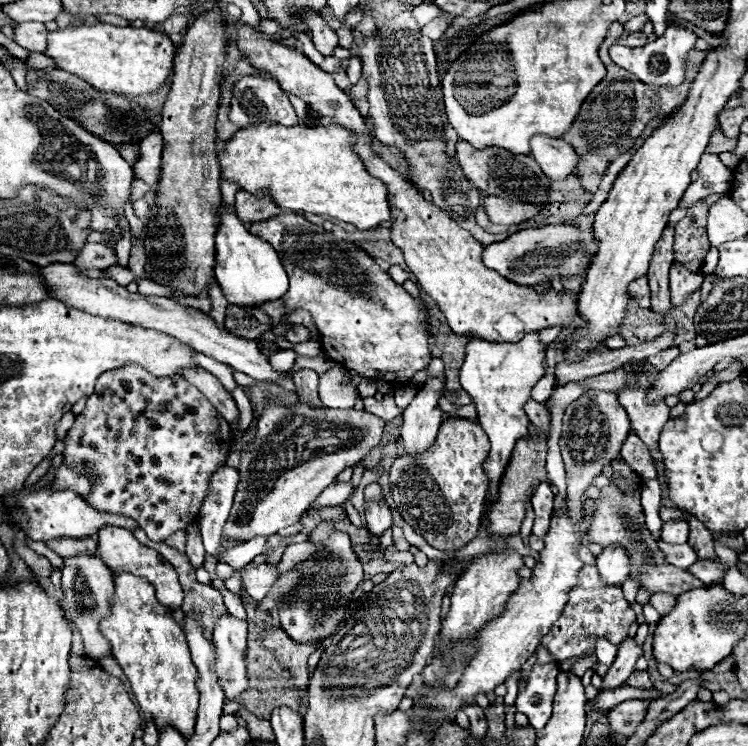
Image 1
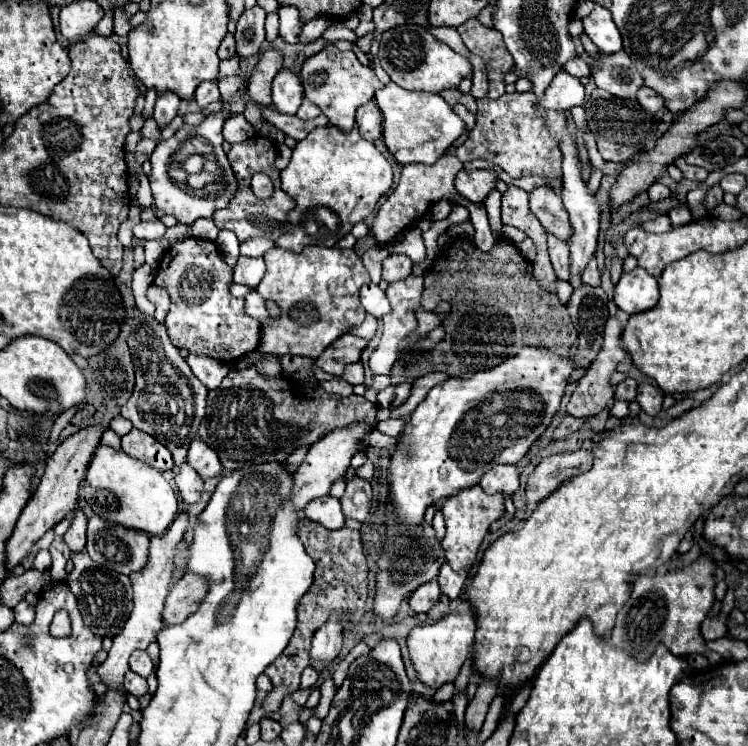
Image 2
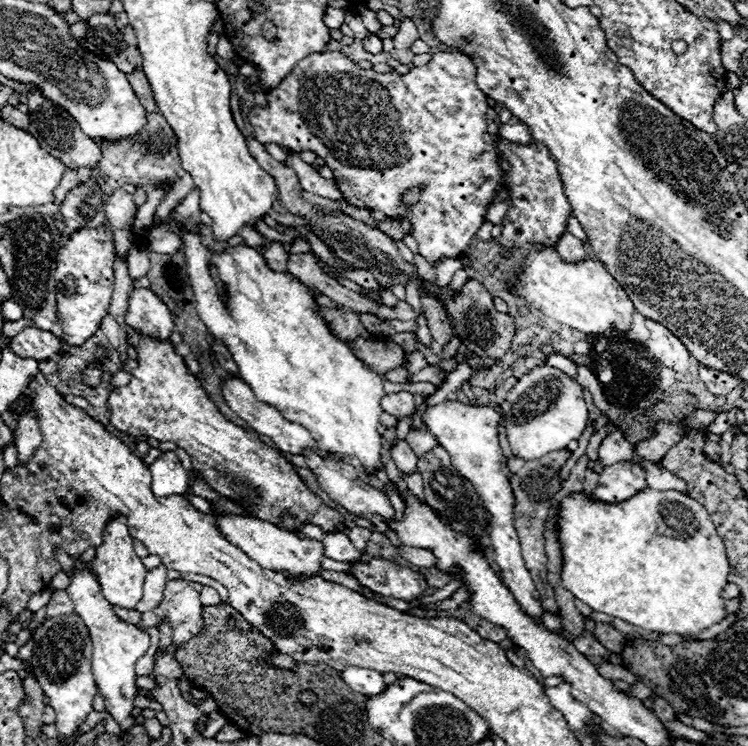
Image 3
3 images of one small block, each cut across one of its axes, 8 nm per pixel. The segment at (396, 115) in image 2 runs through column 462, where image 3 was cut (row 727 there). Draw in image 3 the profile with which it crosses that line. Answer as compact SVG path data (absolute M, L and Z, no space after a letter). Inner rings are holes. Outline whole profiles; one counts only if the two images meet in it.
M76 562L74 572L70 574L70 586L66 588L66 592L70 594L70 598L74 602L76 614L82 616L84 624L90 630L90 638L92 638L92 646L94 646L92 670L94 670L94 680L98 684L100 696L104 696L106 708L112 714L112 718L120 724L120 728L130 730L132 726L136 726L130 712L134 710L132 700L138 696L138 686L134 682L134 678L136 678L134 664L138 662L138 658L142 658L146 654L146 650L150 646L150 636L146 632L138 630L134 624L120 620L114 614L112 604L102 594L98 578L94 576L92 570L88 570L84 566L84 562Z

